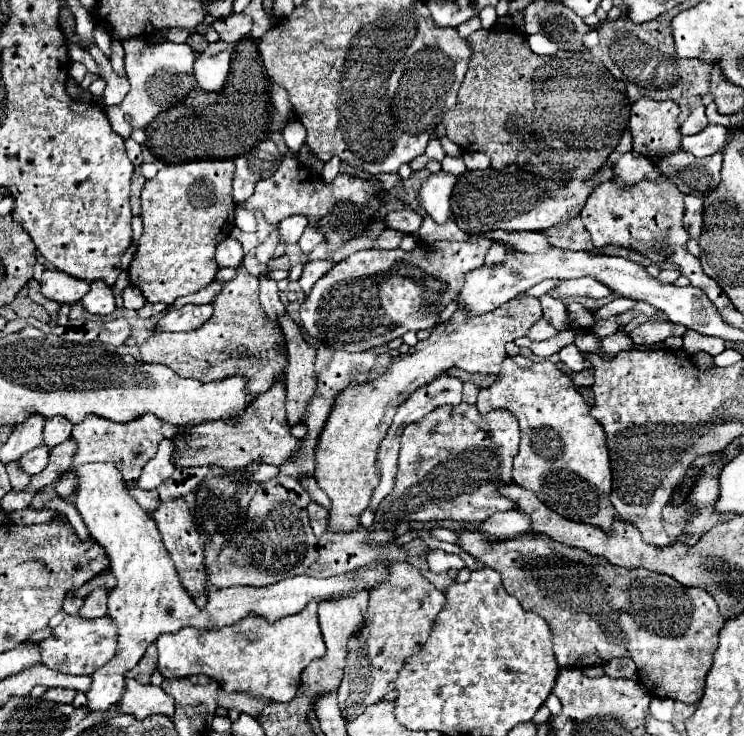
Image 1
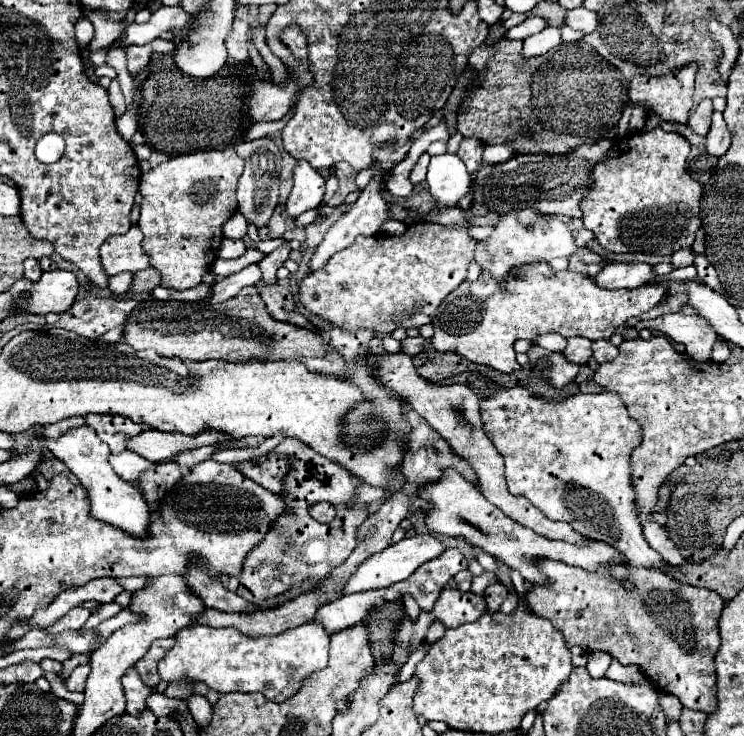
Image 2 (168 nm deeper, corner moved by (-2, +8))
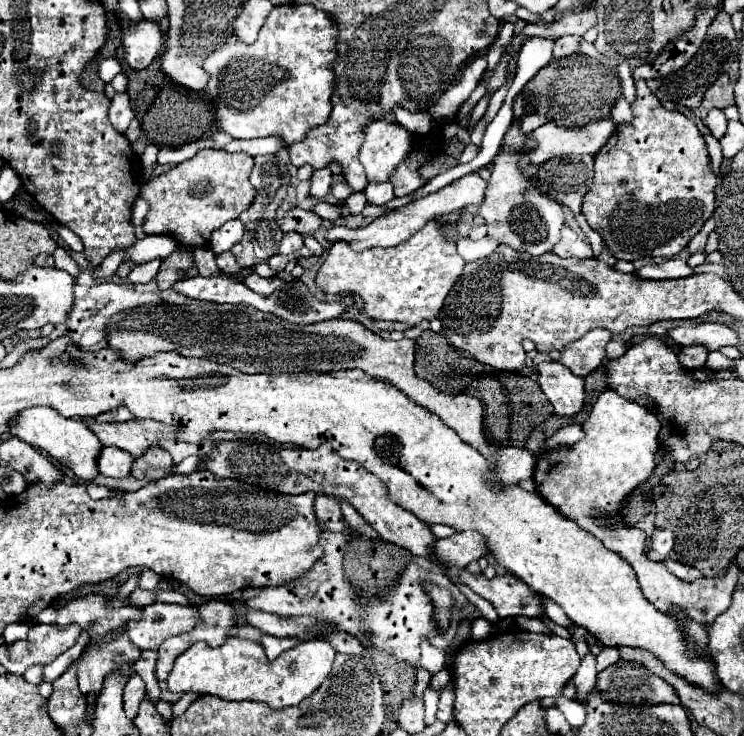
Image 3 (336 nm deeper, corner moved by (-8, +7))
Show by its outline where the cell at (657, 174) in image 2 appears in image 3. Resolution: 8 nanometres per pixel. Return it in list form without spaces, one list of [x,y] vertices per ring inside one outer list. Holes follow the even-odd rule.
[[[634,80],[636,100],[632,102],[632,122],[618,124],[616,132],[594,156],[594,180],[582,202],[582,214],[606,242],[610,254],[618,260],[672,258],[698,234],[706,218],[714,212],[714,188],[718,174],[712,172],[704,138],[694,120],[680,112],[670,112],[648,90],[644,80]]]

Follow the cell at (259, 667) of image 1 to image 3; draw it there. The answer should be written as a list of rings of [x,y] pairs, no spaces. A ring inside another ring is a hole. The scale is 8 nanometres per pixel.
[[[230,636],[222,646],[212,648],[204,642],[196,642],[174,662],[174,670],[166,684],[170,692],[178,694],[212,694],[222,700],[254,700],[264,702],[272,710],[300,704],[308,698],[330,674],[334,662],[334,648],[326,640],[306,640],[292,650],[286,650],[276,660],[268,660],[264,648],[250,640]]]

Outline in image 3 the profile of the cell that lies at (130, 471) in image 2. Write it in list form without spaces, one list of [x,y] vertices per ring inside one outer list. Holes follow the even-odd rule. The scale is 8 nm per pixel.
[[[104,446],[100,450],[98,466],[100,466],[100,474],[104,474],[104,476],[126,478],[126,476],[130,476],[130,464],[132,464],[132,456],[120,448]]]

